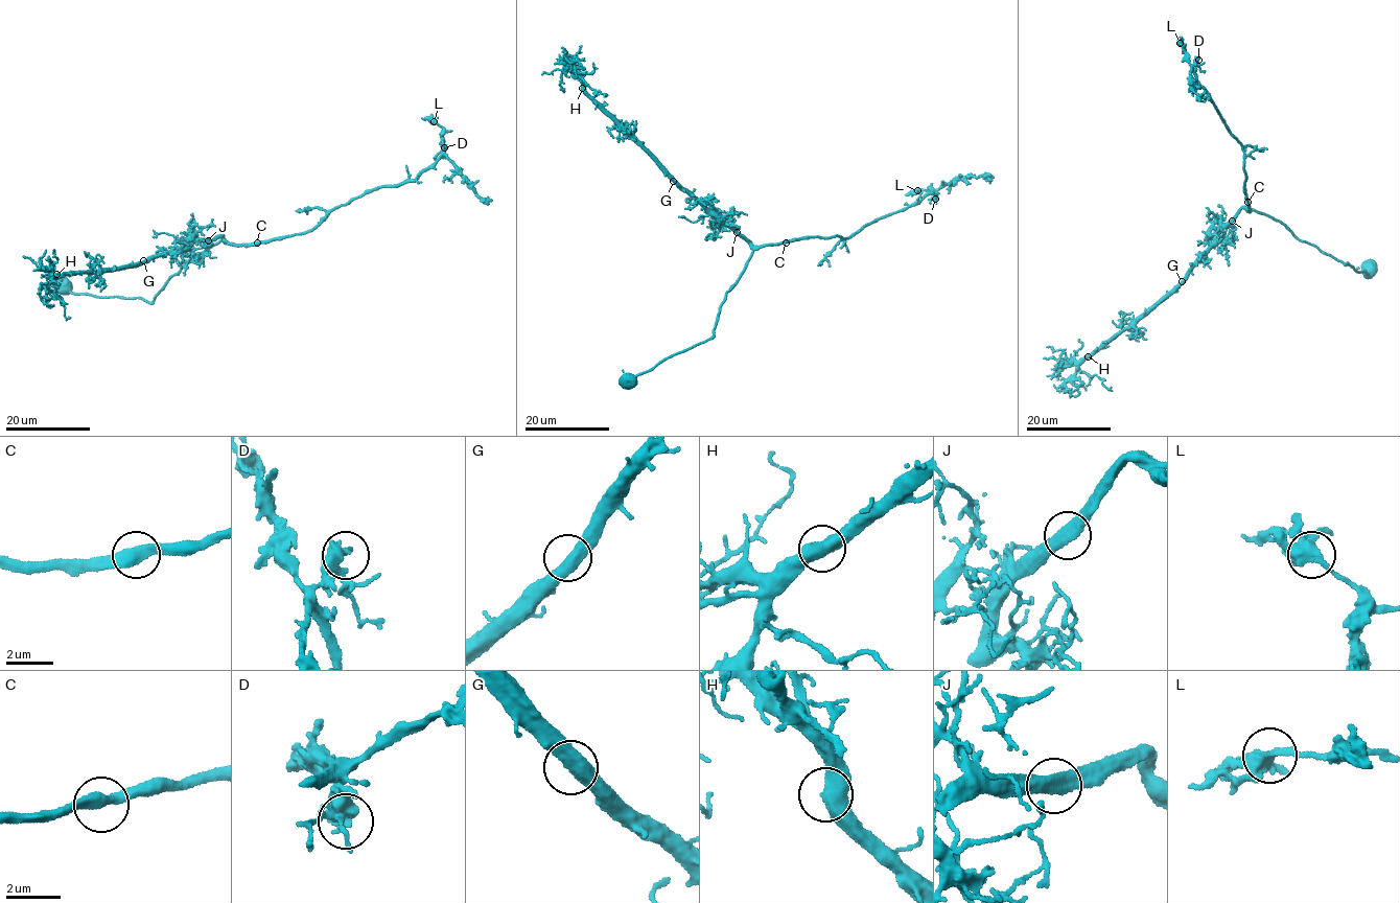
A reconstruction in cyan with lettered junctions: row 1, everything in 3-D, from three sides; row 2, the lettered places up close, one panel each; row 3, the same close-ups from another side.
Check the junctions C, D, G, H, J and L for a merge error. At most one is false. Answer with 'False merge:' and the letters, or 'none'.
False merge: none

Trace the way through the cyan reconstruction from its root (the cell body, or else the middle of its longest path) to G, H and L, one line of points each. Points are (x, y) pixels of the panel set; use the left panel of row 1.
G: (223, 238), (220, 235), (189, 242), (143, 260)
H: (223, 238), (220, 235), (189, 242), (123, 268), (56, 274)
L: (223, 238), (256, 245), (306, 233), (355, 198), (380, 186), (412, 182), (442, 152), (443, 130), (434, 121)

